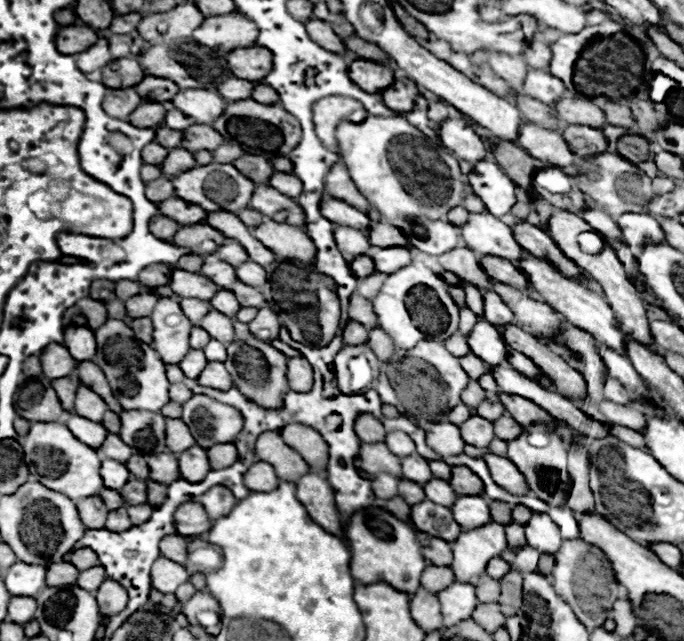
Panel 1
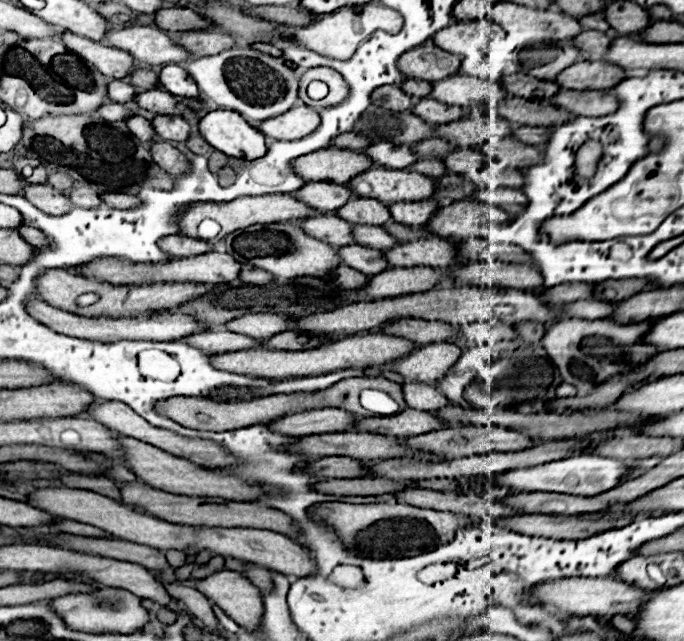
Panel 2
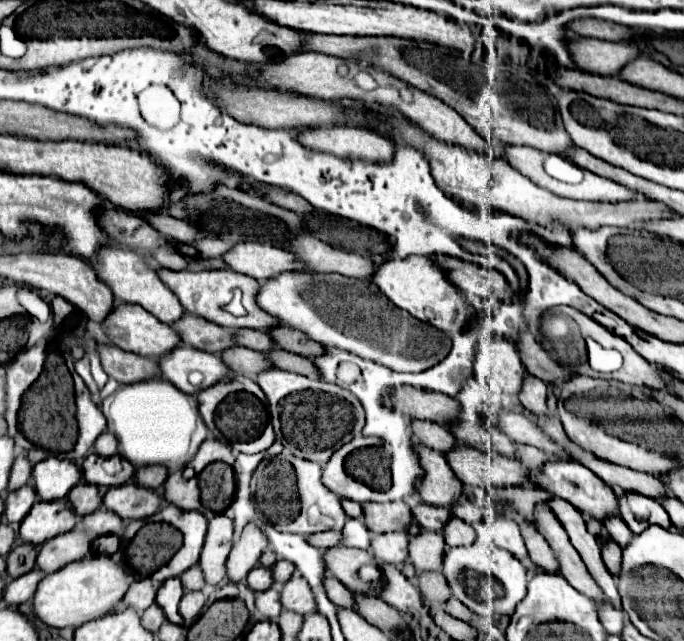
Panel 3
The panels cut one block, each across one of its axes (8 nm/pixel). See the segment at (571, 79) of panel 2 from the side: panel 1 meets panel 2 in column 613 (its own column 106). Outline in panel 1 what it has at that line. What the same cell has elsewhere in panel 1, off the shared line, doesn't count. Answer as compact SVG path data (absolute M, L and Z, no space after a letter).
M130 58L112 60L102 68L102 82L108 88L112 88L112 86L136 86L136 82L140 82L140 78L144 78L144 76L146 74L140 68L140 64L136 60L130 60Z

